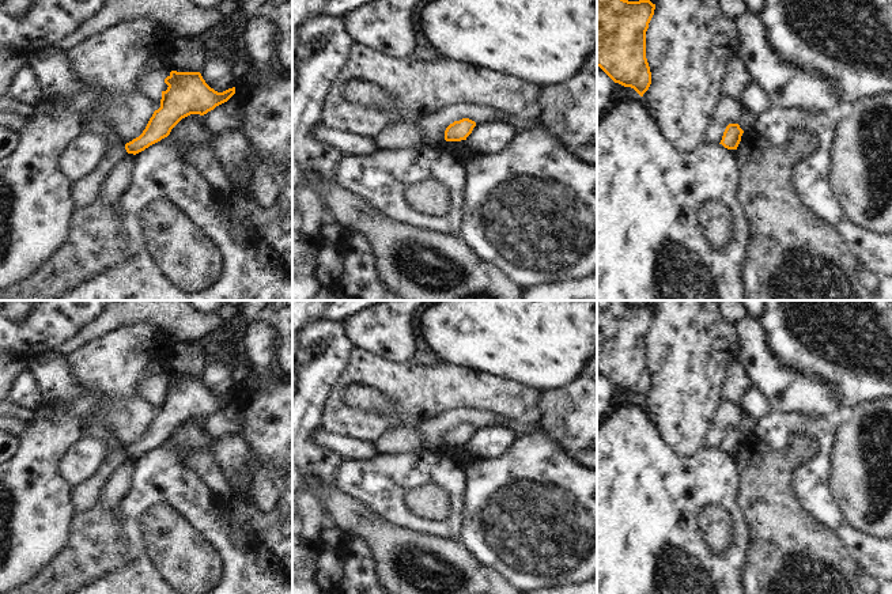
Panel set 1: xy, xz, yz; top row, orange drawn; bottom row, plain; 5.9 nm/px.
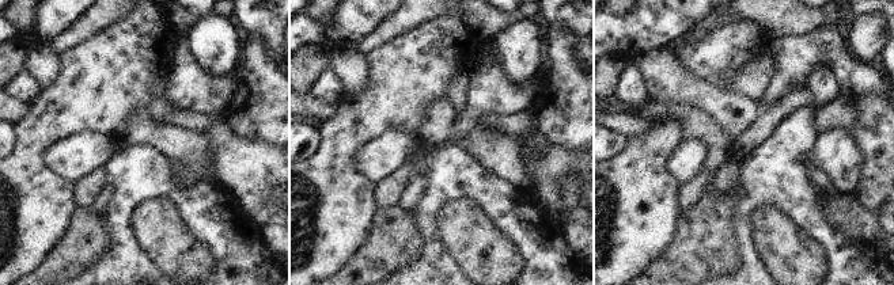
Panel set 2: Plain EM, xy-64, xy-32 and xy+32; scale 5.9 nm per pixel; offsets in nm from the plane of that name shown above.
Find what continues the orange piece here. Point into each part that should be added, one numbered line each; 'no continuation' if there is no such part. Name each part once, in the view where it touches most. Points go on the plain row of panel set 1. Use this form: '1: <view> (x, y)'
no continuation

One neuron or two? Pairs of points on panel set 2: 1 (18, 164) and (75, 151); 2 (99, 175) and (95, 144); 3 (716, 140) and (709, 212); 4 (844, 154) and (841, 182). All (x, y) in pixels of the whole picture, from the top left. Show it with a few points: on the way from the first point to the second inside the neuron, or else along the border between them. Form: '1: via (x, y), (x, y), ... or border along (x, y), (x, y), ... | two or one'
1: border along (65, 136), (46, 151), (46, 163), (68, 181) | two
2: border along (103, 164), (74, 183) | two
3: border along (709, 181), (703, 196), (689, 208), (681, 211) | two
4: via (844, 160), (844, 175) | one

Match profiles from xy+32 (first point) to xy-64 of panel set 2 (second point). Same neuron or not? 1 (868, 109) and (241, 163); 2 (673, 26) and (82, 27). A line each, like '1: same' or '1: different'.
1: different
2: different

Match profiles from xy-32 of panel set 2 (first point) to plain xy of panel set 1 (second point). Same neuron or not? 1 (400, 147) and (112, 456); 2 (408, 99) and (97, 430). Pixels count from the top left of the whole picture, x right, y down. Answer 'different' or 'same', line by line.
1: different
2: different

